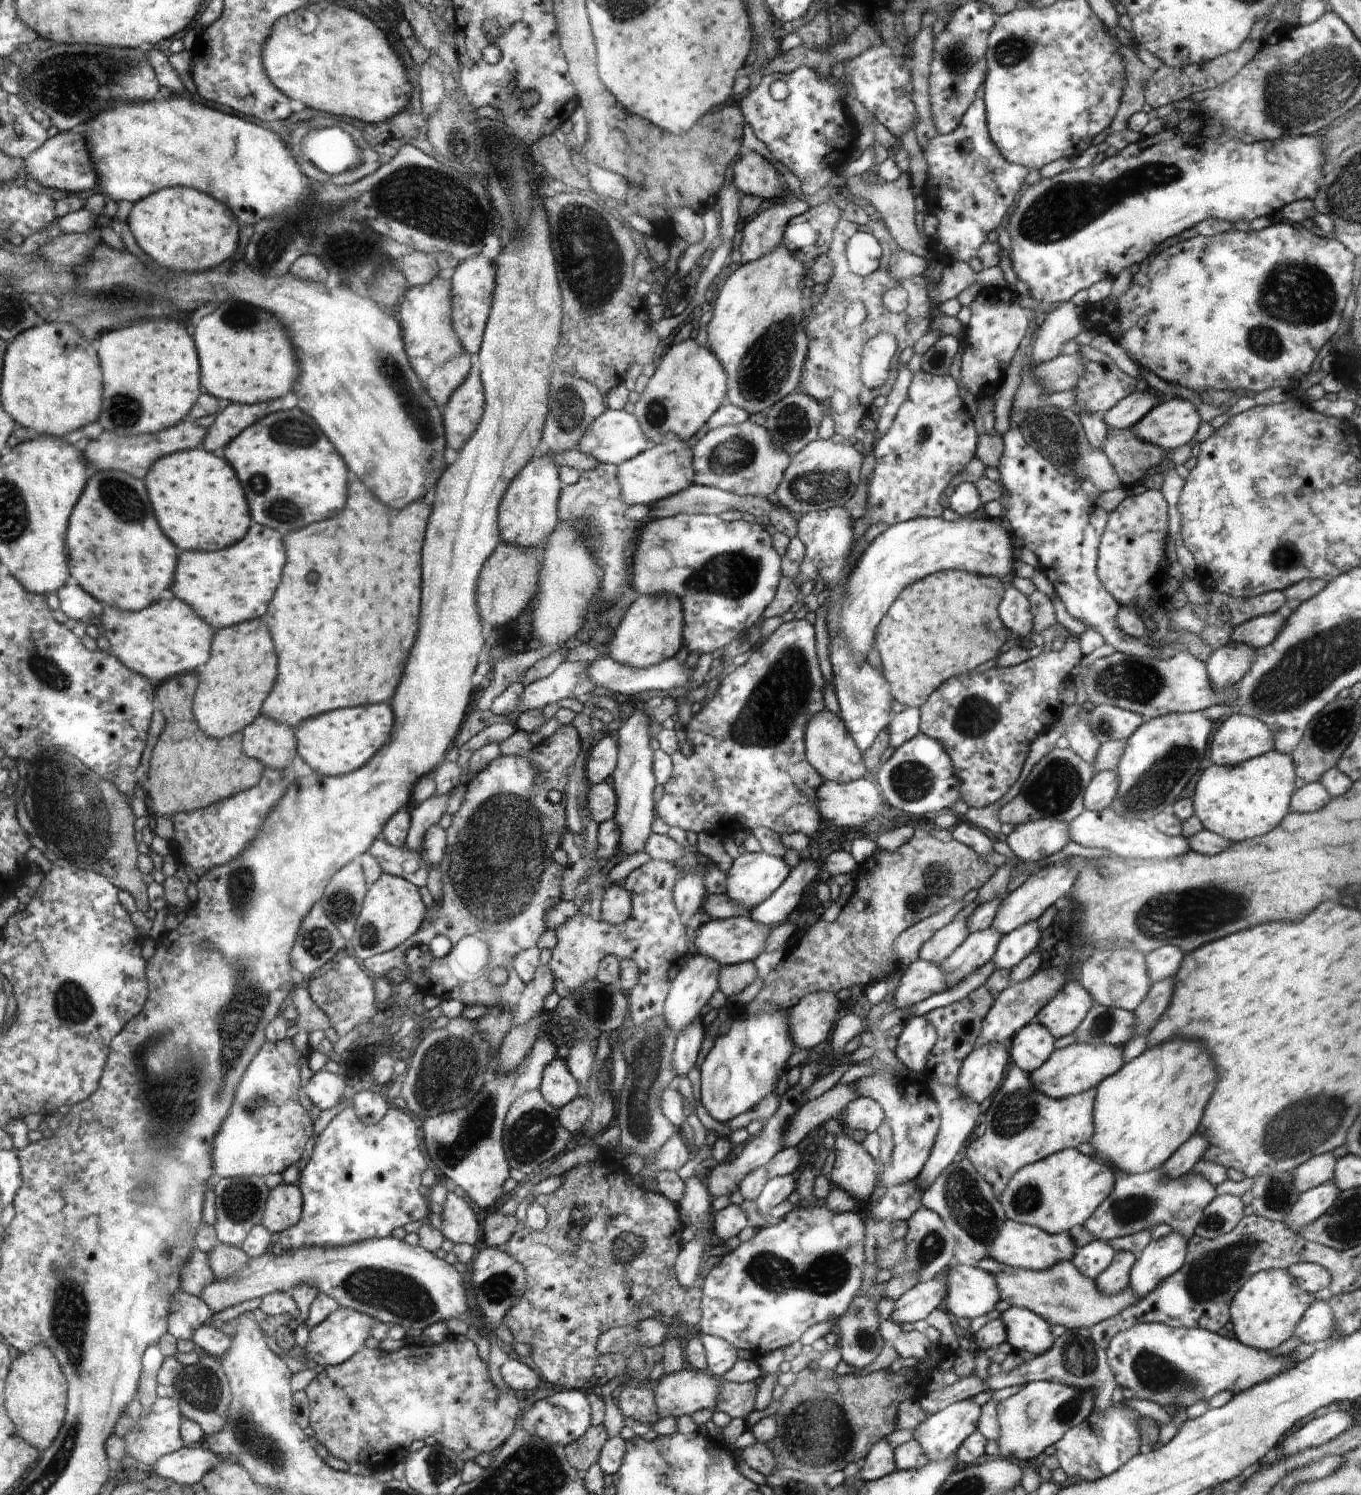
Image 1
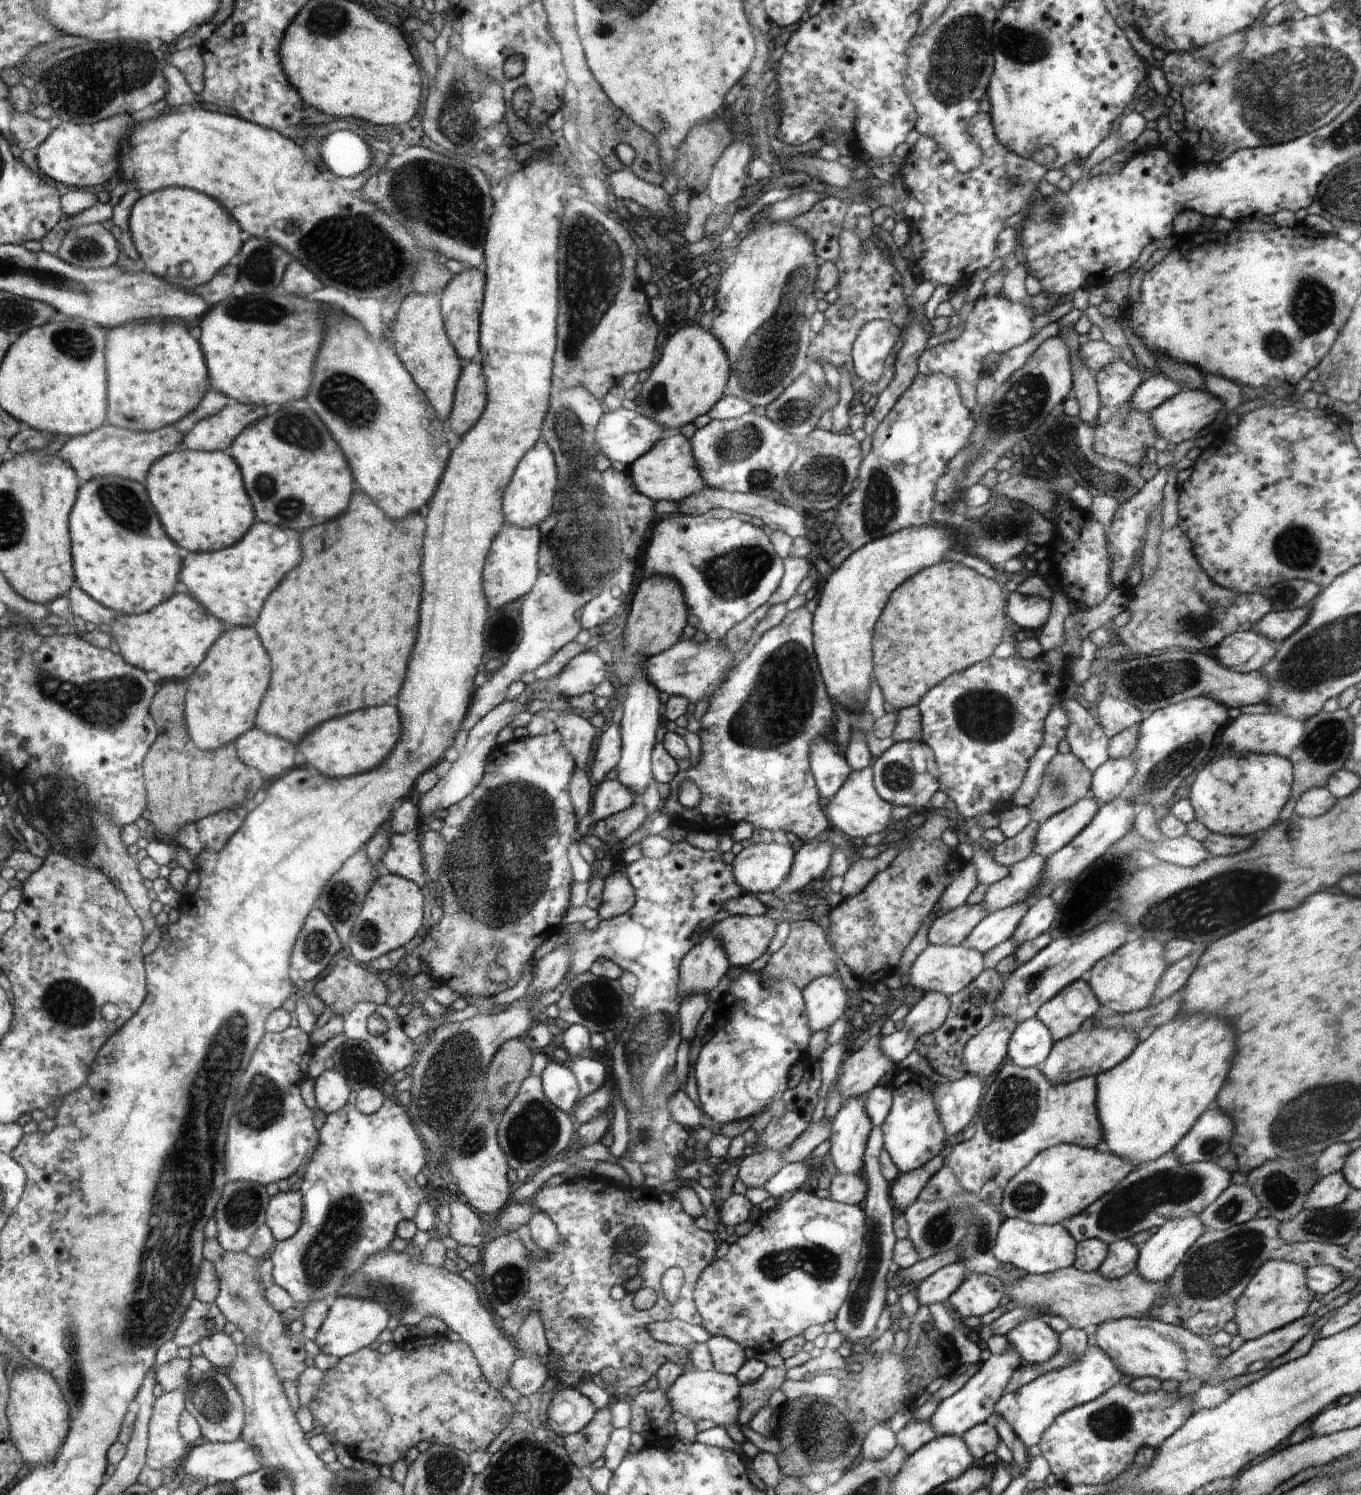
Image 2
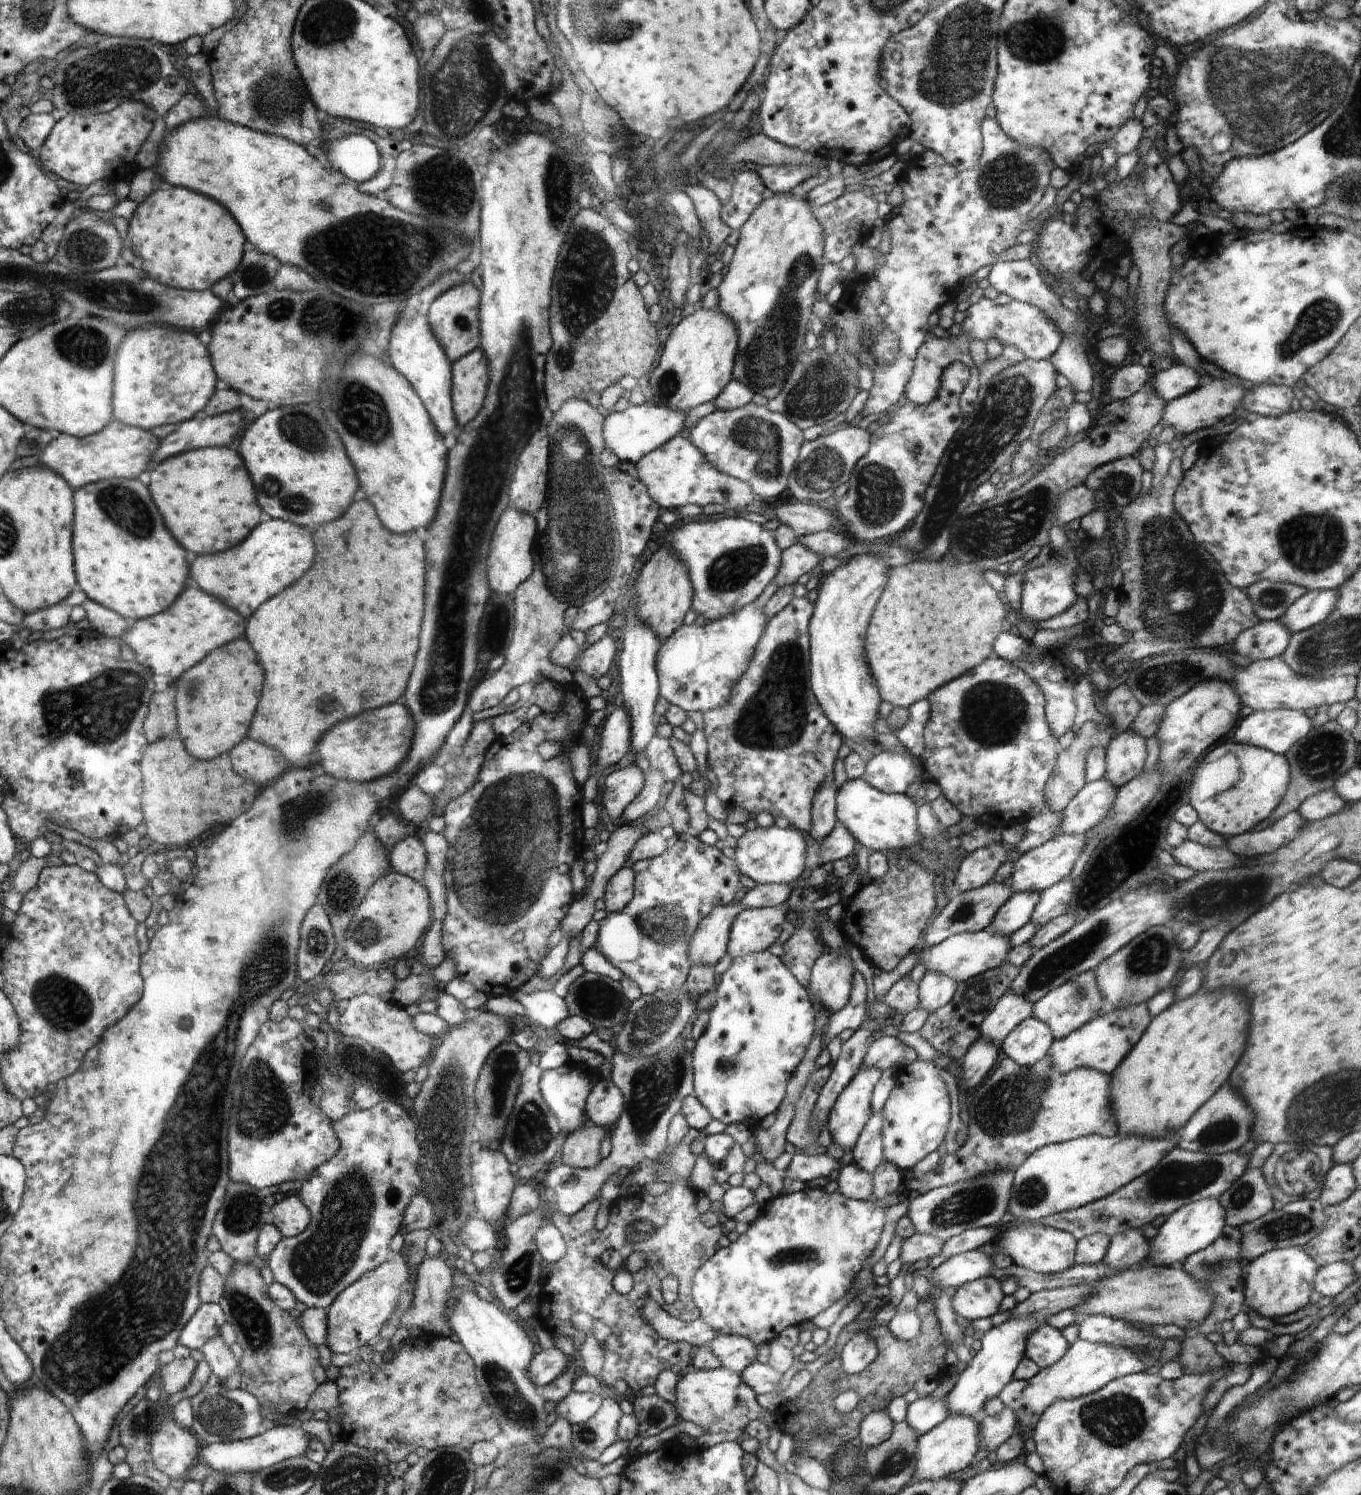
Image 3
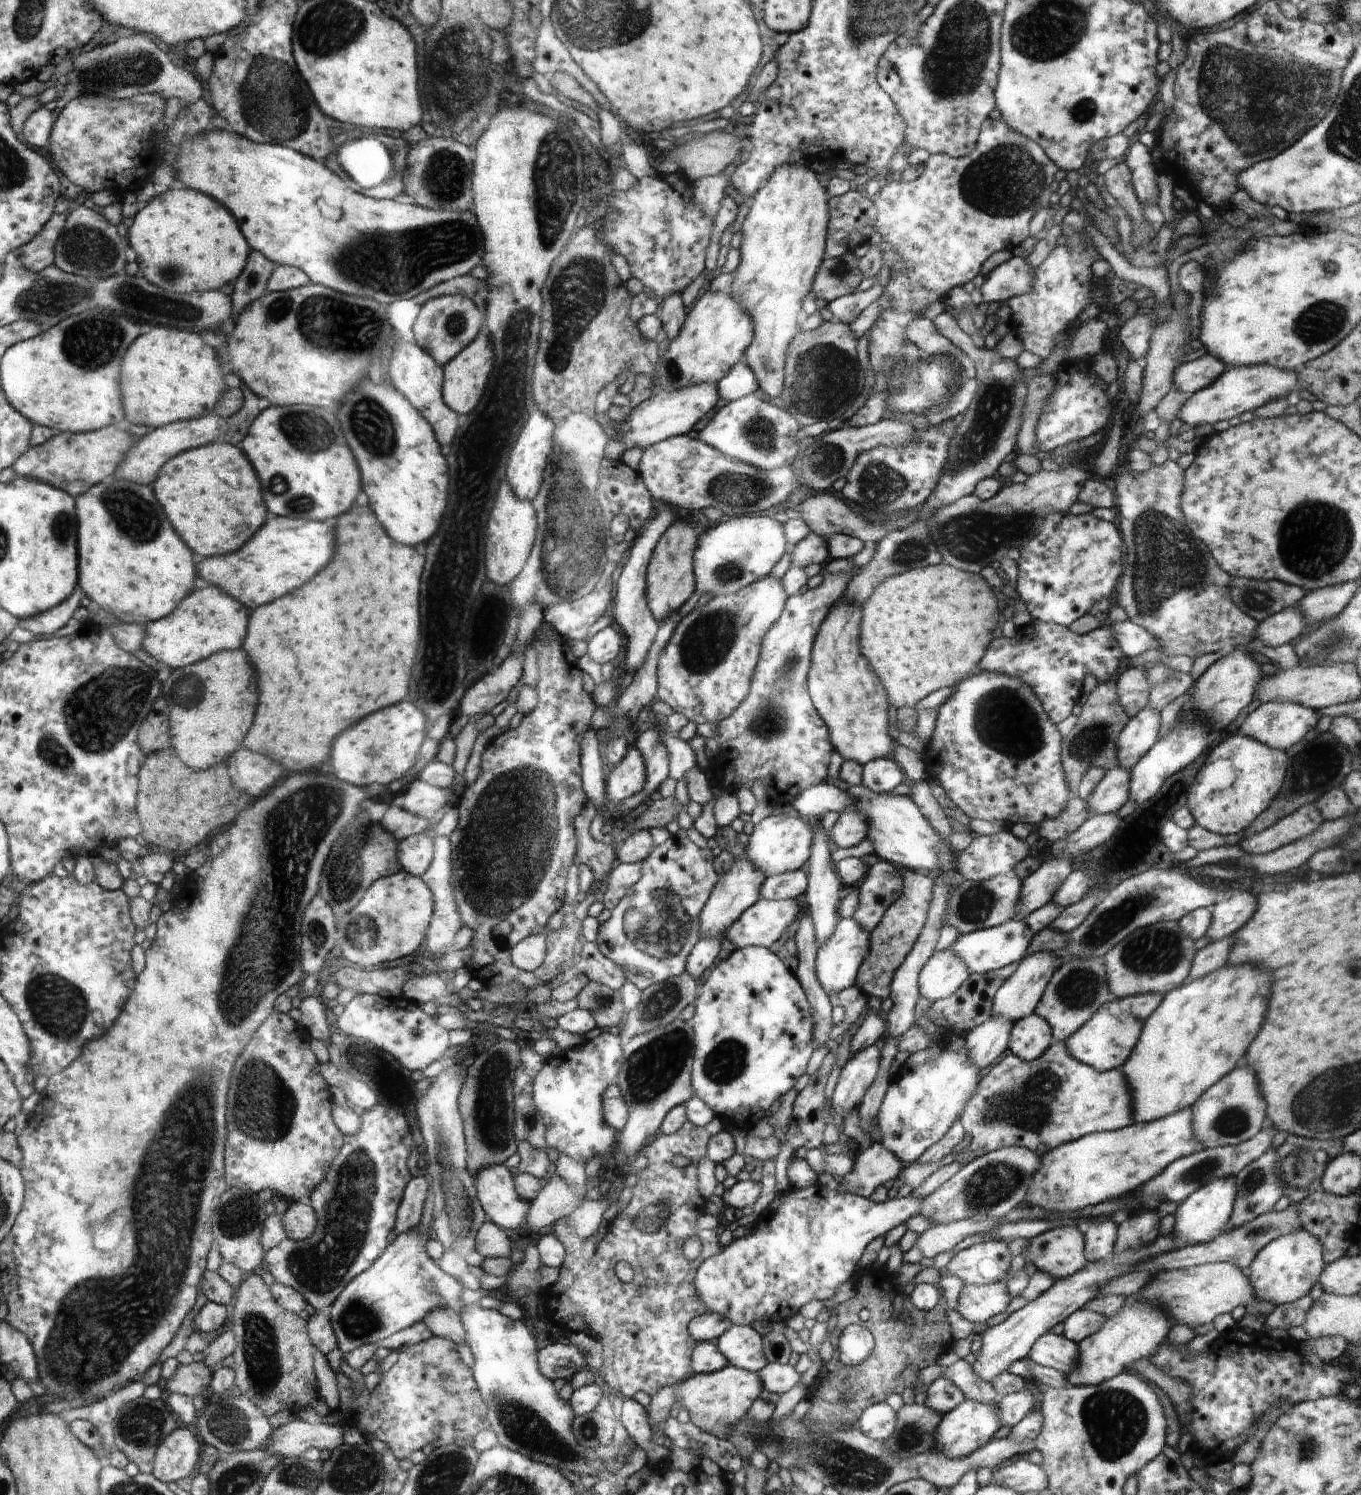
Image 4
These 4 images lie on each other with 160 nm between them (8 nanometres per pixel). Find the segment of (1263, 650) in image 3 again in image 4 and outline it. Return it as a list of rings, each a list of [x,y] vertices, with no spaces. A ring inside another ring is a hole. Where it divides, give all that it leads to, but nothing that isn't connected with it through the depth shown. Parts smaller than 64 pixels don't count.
[[[1291,607],[1266,618],[1259,624],[1256,643],[1280,647],[1298,638],[1305,628],[1303,615],[1297,608]]]

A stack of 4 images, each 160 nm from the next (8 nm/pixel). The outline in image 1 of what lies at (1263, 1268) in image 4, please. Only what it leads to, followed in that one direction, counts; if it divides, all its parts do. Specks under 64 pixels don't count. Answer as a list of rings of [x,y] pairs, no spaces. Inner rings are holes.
[[[1270,1269],[1267,1271],[1255,1272],[1245,1283],[1243,1287],[1233,1296],[1229,1313],[1235,1338],[1246,1346],[1271,1352],[1273,1348],[1280,1346],[1285,1340],[1295,1334],[1295,1328],[1303,1317],[1306,1309],[1315,1301],[1312,1293],[1302,1290],[1285,1269]]]

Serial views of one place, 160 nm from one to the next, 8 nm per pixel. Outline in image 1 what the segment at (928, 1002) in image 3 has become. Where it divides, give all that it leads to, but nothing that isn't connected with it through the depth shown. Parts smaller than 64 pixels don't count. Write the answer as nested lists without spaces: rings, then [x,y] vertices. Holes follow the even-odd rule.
[[[912,1016],[903,1027],[900,1036],[892,1043],[894,1056],[907,1069],[925,1073],[928,1053],[937,1039],[936,1029],[925,1016]]]

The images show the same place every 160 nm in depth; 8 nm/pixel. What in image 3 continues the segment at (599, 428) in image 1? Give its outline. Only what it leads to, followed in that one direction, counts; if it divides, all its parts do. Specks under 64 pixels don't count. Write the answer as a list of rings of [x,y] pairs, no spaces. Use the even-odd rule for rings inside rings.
[[[648,402],[643,406],[629,405],[625,410],[609,412],[603,436],[607,439],[608,448],[618,456],[619,461],[633,466],[640,458],[675,438],[684,426],[684,418],[687,418],[684,412],[666,406],[651,406]]]

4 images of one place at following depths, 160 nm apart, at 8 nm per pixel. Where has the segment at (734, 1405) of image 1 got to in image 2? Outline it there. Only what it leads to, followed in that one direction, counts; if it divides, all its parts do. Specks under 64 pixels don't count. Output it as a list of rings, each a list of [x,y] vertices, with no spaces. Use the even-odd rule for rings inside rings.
[[[784,1365],[766,1367],[756,1382],[751,1382],[739,1390],[740,1408],[738,1417],[735,1418],[739,1425],[747,1425],[762,1407],[768,1405],[772,1393],[785,1385],[786,1371]]]

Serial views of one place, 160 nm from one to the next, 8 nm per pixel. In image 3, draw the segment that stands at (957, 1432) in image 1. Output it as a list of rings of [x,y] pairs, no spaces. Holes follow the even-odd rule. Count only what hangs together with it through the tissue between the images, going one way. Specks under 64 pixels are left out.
[[[1010,1318],[1000,1326],[994,1326],[985,1332],[981,1340],[982,1348],[968,1362],[966,1368],[960,1373],[960,1378],[954,1384],[954,1388],[946,1395],[944,1404],[946,1404],[948,1415],[981,1417],[988,1398],[998,1396],[1002,1388],[1013,1380],[1020,1360],[1025,1358],[1028,1337],[1033,1334],[1034,1330],[1037,1330],[1041,1323],[1036,1318]]]

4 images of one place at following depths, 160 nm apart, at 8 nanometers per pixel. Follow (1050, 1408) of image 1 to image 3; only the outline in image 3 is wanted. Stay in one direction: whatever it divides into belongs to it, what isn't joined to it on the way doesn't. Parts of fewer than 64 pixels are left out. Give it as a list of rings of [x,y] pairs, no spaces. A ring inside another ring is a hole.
[[[1078,1340],[1069,1346],[1067,1354],[1060,1358],[1053,1366],[1040,1369],[1029,1380],[1010,1380],[998,1398],[1005,1408],[1016,1412],[1018,1431],[1024,1435],[1031,1435],[1036,1422],[1040,1420],[1042,1412],[1054,1402],[1054,1400],[1071,1400],[1090,1394],[1106,1386],[1108,1382],[1133,1373],[1146,1373],[1157,1370],[1160,1366],[1158,1358],[1152,1356],[1148,1350],[1130,1350],[1121,1344],[1102,1344],[1102,1342],[1087,1342]]]

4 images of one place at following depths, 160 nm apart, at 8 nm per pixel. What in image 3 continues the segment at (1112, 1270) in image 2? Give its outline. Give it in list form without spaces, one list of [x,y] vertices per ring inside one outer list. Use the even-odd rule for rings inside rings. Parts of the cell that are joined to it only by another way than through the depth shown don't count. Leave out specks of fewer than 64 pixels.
[[[1127,1229],[1124,1233],[1111,1237],[1103,1262],[1112,1268],[1137,1267],[1145,1263],[1148,1252],[1150,1252],[1150,1244],[1141,1230]]]

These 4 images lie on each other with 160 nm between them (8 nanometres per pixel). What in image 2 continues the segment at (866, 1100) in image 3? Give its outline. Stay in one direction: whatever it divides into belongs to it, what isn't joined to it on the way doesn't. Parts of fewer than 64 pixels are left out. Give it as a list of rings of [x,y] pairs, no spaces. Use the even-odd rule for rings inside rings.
[[[865,1096],[847,1101],[831,1126],[831,1162],[842,1175],[865,1178],[864,1153],[873,1124],[865,1111]]]

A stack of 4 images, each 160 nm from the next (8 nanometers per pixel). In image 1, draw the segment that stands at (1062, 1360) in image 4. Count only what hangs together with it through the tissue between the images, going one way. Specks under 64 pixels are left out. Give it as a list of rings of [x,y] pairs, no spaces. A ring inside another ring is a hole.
[[[1011,1305],[1000,1313],[999,1319],[1005,1324],[1007,1342],[1015,1351],[1026,1350],[1030,1354],[1042,1354],[1054,1344],[1050,1323],[1034,1311]]]

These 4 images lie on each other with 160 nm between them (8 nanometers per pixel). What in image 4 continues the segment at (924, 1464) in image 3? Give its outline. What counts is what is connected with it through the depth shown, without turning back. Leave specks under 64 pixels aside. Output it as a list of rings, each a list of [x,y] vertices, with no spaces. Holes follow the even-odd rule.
[[[965,1399],[956,1408],[943,1415],[940,1426],[936,1428],[934,1449],[940,1450],[948,1458],[962,1458],[962,1456],[972,1454],[972,1451],[990,1441],[1001,1428],[996,1405],[996,1403],[986,1404],[986,1402],[978,1402],[978,1400]]]

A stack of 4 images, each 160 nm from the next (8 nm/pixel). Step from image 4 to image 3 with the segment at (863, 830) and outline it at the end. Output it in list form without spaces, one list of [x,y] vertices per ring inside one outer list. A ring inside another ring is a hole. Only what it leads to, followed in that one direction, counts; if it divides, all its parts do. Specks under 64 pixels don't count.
[[[838,820],[835,830],[832,830],[832,833],[828,834],[819,845],[813,841],[813,855],[807,858],[808,870],[814,871],[828,863],[846,859],[847,856],[855,854],[858,848],[859,845],[852,832]]]

